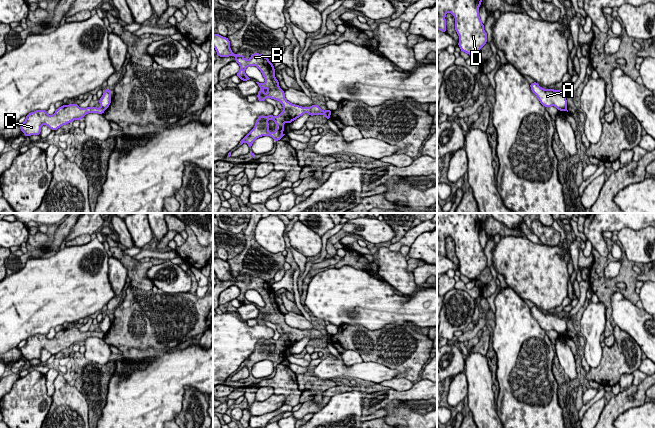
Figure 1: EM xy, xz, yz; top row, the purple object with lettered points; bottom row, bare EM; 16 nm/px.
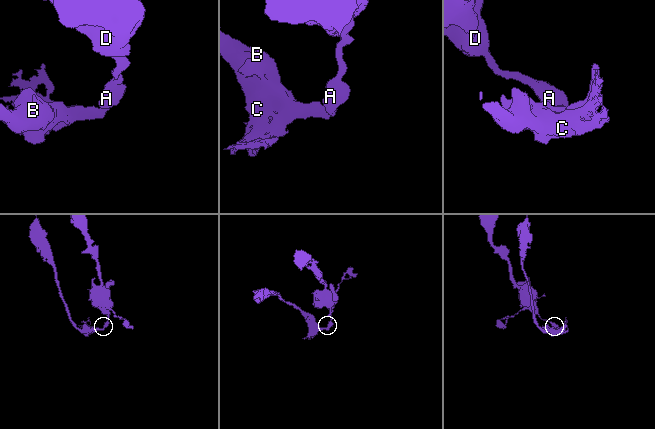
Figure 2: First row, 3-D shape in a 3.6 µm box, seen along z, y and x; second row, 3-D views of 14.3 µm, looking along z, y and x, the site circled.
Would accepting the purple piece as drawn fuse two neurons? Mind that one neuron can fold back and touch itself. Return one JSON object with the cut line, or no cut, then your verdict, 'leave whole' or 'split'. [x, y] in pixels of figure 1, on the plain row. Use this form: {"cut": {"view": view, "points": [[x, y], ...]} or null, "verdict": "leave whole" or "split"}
{"cut": {"view": "xy", "points": [[101, 330], [104, 334]]}, "verdict": "split"}

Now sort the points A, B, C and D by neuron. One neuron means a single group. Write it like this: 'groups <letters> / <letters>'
groups A D / B C

